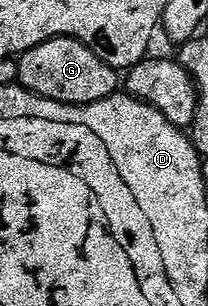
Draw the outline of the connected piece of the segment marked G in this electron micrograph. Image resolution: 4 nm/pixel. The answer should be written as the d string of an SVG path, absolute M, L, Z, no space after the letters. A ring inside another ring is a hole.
M49 39L20 56L18 83L41 99L87 107L89 103L104 101L115 94L120 87L120 75L115 68L100 61L100 57L96 57L96 53L92 53L92 49L79 39Z

